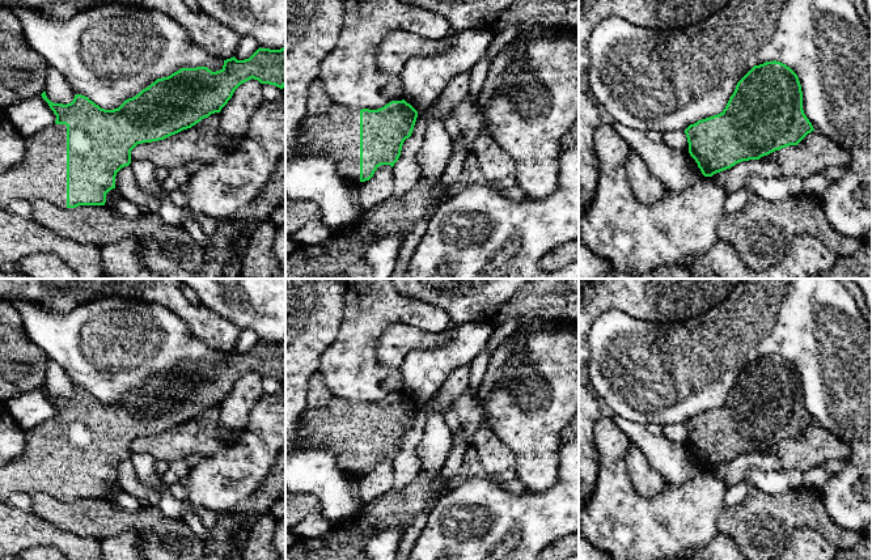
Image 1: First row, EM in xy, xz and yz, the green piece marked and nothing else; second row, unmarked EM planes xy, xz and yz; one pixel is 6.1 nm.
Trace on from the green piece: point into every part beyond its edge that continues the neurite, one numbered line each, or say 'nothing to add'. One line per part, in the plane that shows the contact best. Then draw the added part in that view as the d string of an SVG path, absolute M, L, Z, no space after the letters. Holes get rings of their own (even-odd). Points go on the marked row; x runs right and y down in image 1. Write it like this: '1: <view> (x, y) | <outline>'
1: xy (41, 174) | M52 124L26 139L24 158L0 174L0 208L7 209L14 199L46 200L67 208L67 126Z

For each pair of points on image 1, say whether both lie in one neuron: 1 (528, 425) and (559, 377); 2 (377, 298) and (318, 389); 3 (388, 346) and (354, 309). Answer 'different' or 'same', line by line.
1: same
2: different
3: different

